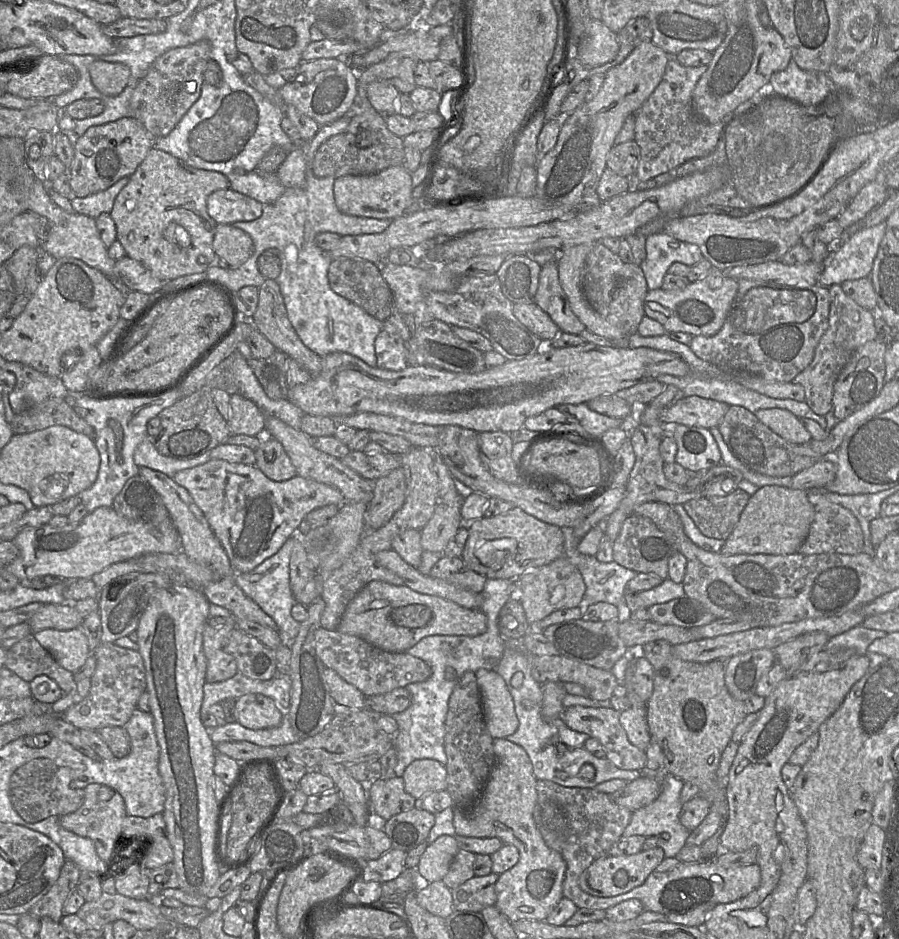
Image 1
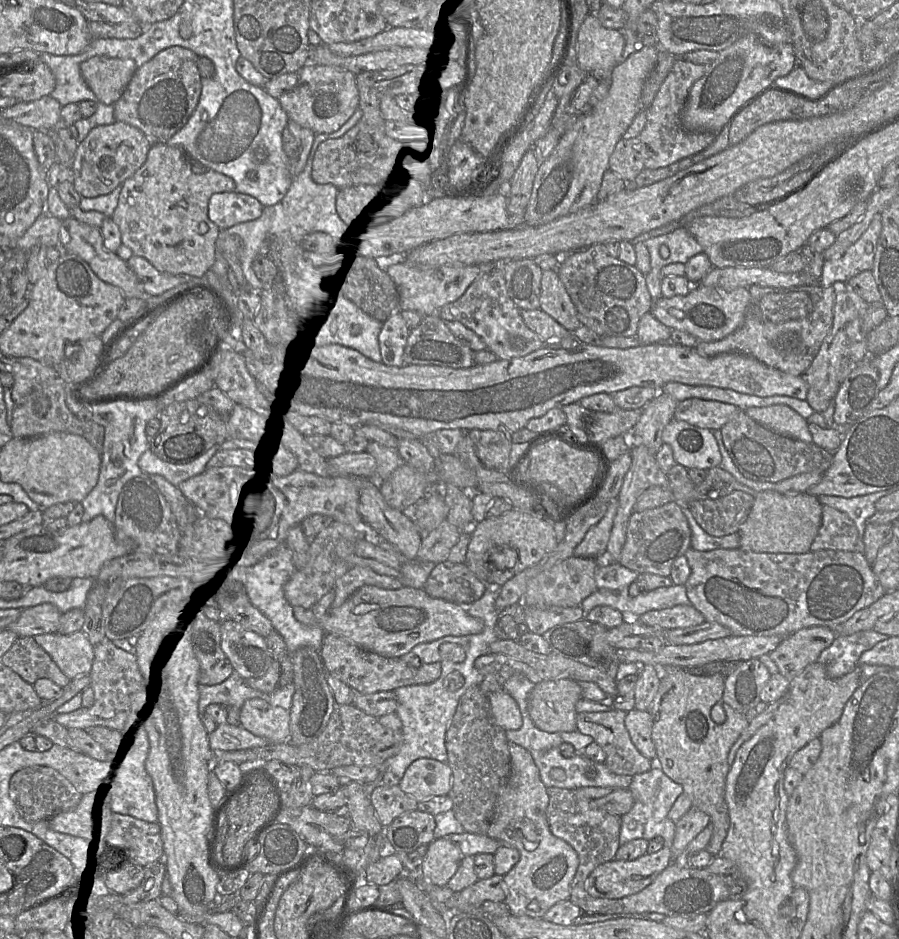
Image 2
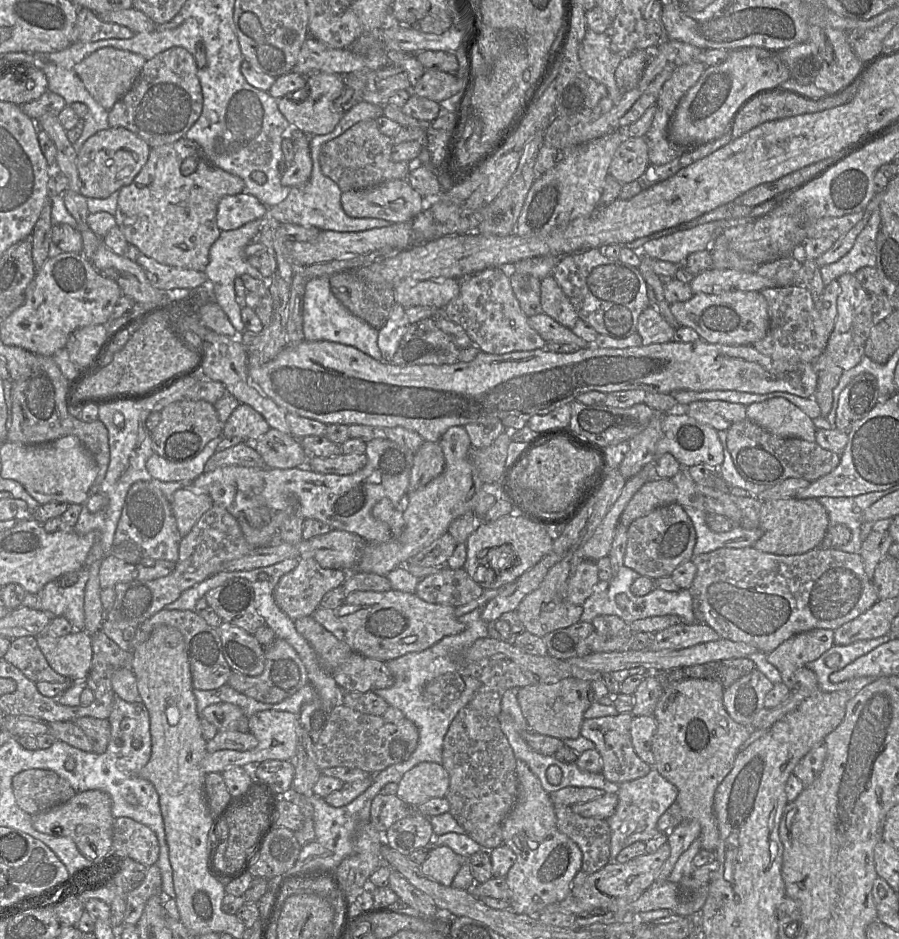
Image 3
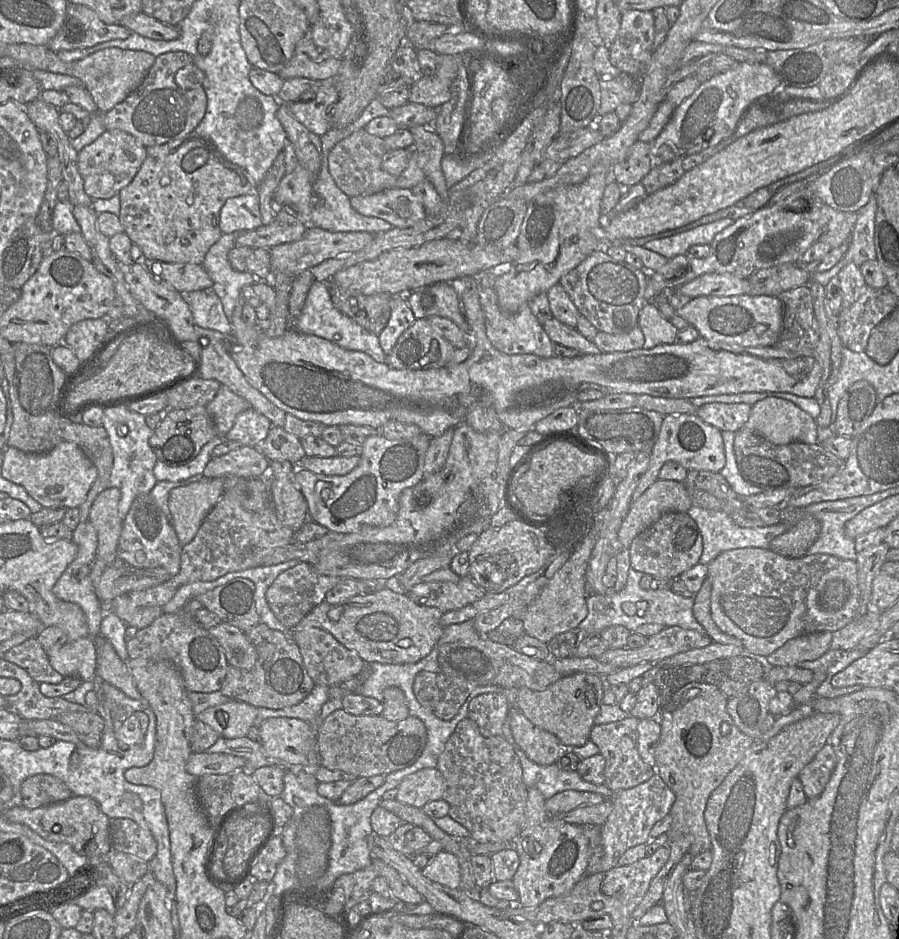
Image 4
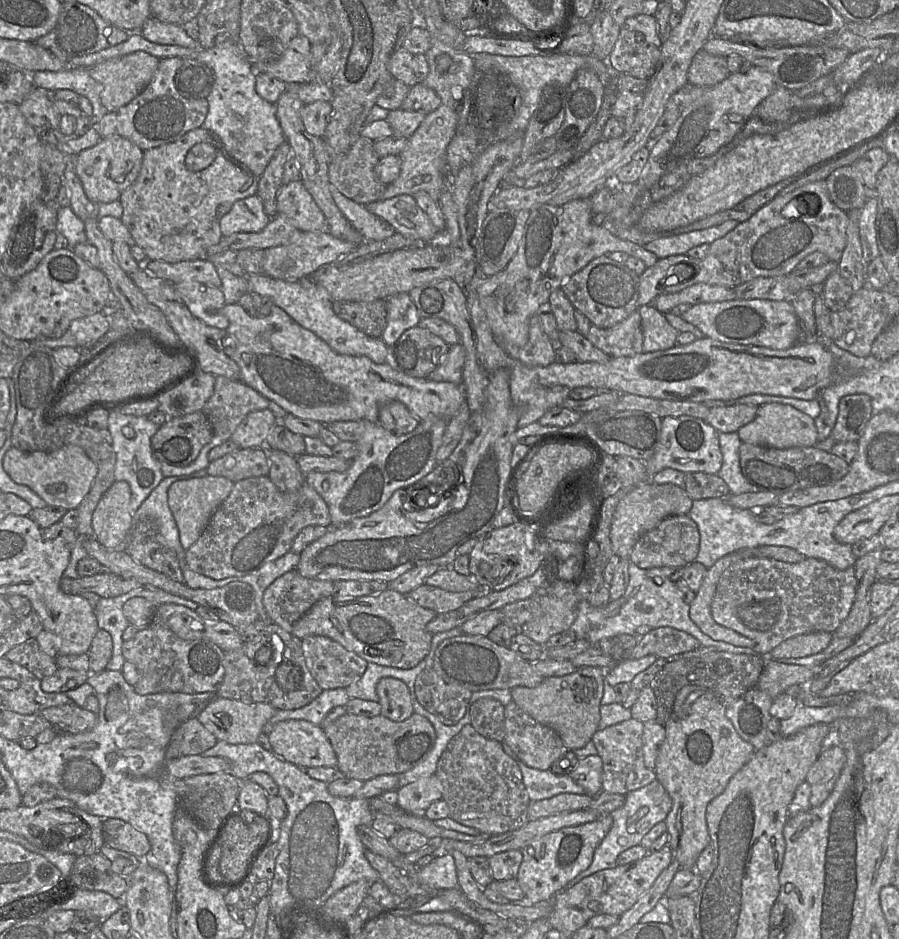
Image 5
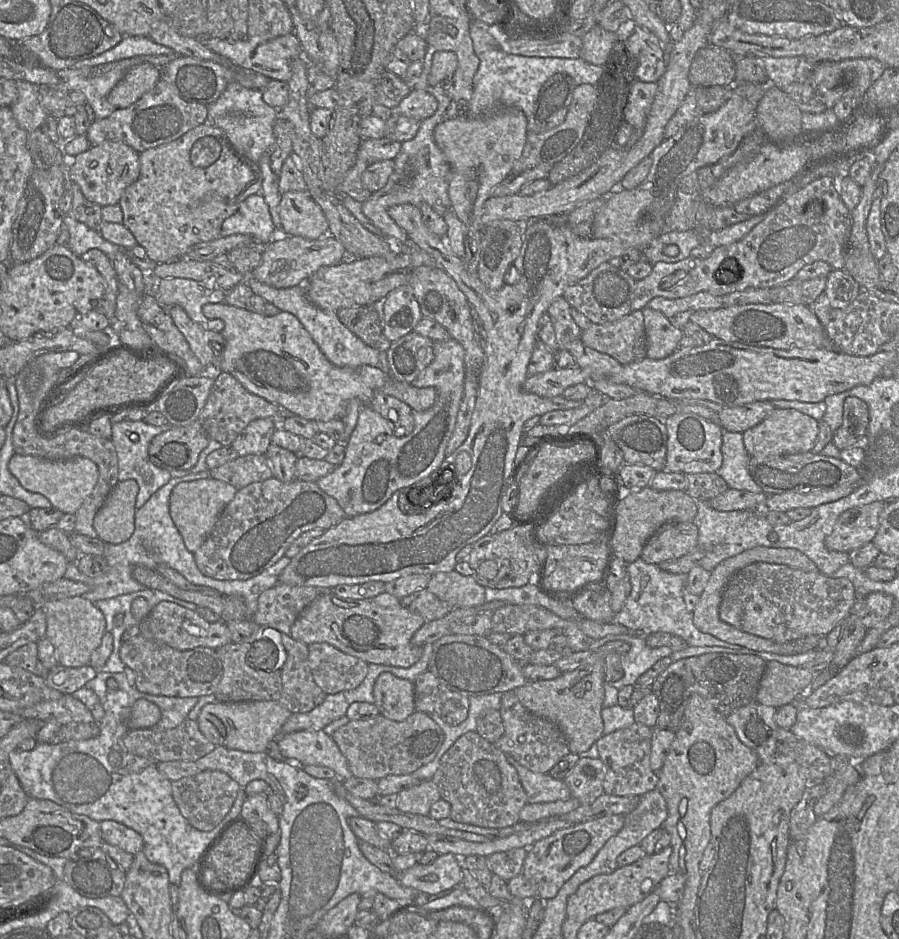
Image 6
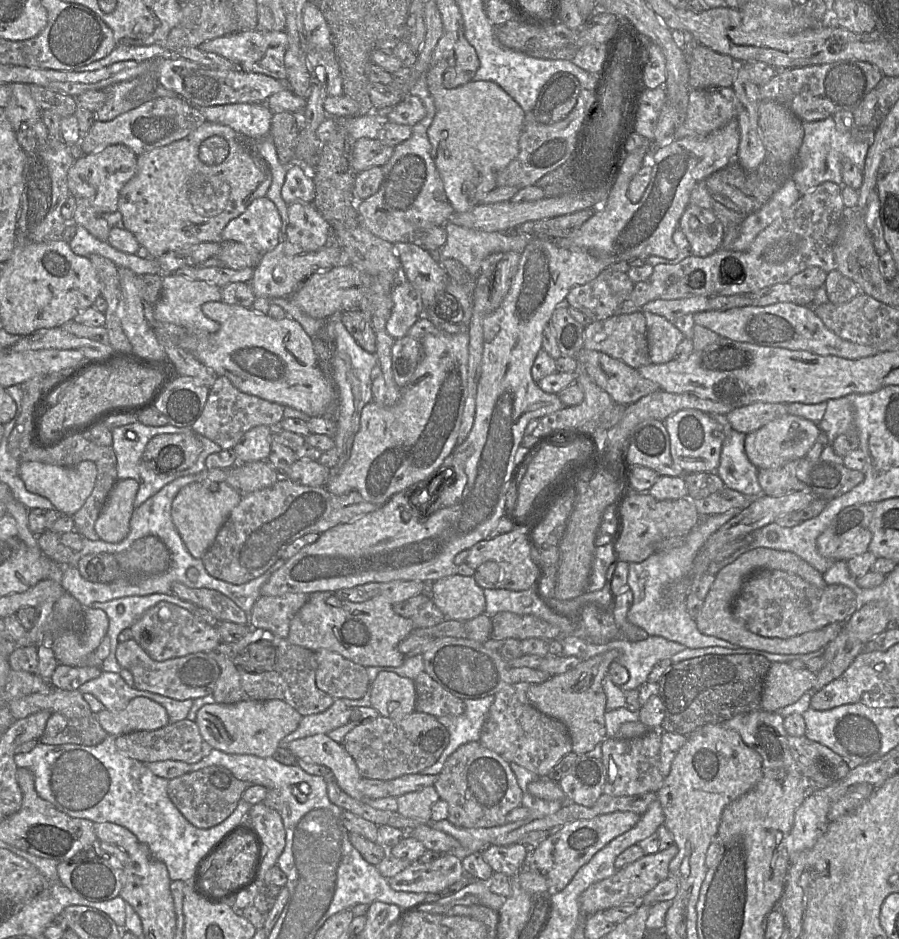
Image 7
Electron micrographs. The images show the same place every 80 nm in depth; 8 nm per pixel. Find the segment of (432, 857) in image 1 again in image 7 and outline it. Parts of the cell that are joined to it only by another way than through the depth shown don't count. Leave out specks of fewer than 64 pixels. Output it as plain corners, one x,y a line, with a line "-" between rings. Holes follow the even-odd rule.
442,854
431,863
413,862
388,881
395,891
439,893
458,882
463,874
460,859
452,854

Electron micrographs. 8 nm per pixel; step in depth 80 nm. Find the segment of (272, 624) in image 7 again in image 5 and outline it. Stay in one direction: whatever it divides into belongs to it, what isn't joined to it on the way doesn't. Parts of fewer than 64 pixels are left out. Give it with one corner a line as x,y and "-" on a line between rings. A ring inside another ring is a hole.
297,570
277,578
264,592
263,605
273,624
292,632
294,624
319,600
331,597
335,582
301,576

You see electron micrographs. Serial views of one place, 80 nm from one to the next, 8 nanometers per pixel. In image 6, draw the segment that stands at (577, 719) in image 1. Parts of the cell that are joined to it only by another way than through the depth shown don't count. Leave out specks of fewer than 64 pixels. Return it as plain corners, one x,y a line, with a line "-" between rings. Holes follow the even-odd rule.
634,723
629,727
603,735
595,744
604,765
604,793
613,796
641,796
656,789
658,776
650,767
652,729

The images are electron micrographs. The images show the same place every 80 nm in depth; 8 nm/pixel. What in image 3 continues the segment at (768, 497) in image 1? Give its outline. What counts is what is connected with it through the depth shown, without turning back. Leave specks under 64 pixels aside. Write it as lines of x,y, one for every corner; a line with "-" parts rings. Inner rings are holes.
817,498
769,500
761,504
759,528
763,535
753,547
783,556
805,554
820,546
828,526
827,511

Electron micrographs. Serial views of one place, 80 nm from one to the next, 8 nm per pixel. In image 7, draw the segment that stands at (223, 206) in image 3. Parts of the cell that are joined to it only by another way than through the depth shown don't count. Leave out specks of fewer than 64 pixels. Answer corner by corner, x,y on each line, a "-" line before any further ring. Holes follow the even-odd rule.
266,196
253,200
246,210
224,228
222,241
242,243
258,254
273,250
280,241
281,217

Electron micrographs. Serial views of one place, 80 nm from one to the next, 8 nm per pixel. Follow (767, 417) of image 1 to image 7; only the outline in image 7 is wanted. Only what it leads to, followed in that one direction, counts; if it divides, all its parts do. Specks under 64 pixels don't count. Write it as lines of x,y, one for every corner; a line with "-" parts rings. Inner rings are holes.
788,413
746,434
745,452
758,469
776,469
792,460
805,457
820,432
819,425
813,421

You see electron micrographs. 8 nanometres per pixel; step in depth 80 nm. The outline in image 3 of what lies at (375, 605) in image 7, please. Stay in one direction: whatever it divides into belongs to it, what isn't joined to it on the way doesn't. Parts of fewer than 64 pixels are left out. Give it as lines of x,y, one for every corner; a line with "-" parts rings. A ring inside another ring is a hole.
397,590
356,591
335,607
318,607
311,616
353,652
381,661
424,651
442,638
465,630
465,625
455,616
454,607
431,604
415,593

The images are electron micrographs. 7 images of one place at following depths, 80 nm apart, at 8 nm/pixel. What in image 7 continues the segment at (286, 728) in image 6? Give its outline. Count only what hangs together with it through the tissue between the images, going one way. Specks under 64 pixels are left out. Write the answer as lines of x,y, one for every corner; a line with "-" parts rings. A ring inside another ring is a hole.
341,698
324,712
303,716
298,728
285,736
279,743
282,748
288,748
296,739
313,736
316,734
328,734
330,731
346,725
350,722
348,707

